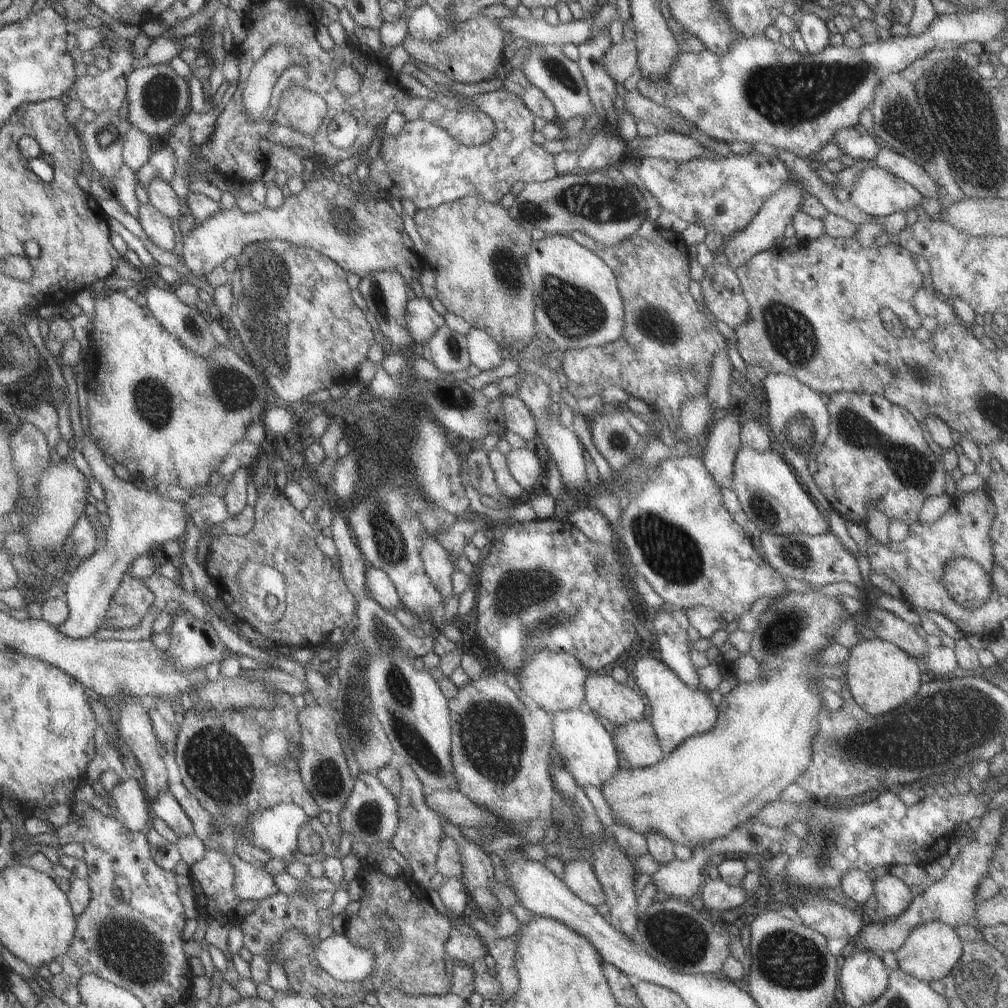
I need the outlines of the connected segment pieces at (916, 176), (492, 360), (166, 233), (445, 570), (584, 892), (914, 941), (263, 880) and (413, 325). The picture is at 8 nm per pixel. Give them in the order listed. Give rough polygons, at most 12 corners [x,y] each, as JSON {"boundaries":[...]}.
{"boundaries":[[[881,144],[871,162],[910,184],[922,198],[938,186],[906,156]],[[481,329],[466,332],[468,359],[480,371],[501,364],[502,349]],[[139,203],[137,222],[158,249],[171,252],[172,220],[150,204]],[[433,537],[420,542],[425,574],[441,593],[451,597],[448,553]],[[585,855],[563,863],[564,885],[596,907],[604,890]],[[929,921],[894,950],[898,969],[945,979],[959,962],[954,927]],[[235,857],[232,891],[259,900],[276,890],[272,876]],[[424,297],[407,299],[404,319],[416,345],[444,325]]]}

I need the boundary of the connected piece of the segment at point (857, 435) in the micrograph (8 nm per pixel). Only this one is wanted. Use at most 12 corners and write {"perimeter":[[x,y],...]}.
{"perimeter":[[834,392],[812,479],[843,520],[907,526],[944,492],[907,410]]}

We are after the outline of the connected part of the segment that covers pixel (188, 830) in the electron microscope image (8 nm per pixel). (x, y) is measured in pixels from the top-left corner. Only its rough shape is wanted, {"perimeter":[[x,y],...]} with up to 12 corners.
{"perimeter":[[168,790],[149,801],[151,815],[177,836],[191,821]]}

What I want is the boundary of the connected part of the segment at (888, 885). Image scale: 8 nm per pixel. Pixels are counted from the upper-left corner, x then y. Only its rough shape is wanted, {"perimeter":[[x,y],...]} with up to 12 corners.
{"perimeter":[[886,873],[872,881],[874,921],[894,919],[913,898]]}

